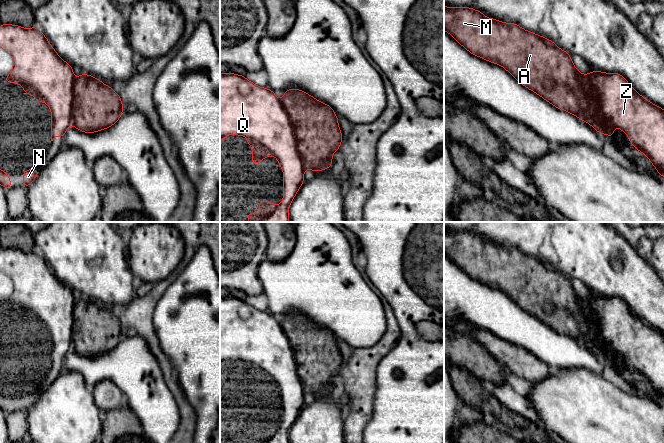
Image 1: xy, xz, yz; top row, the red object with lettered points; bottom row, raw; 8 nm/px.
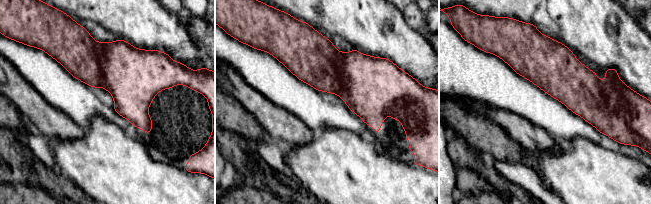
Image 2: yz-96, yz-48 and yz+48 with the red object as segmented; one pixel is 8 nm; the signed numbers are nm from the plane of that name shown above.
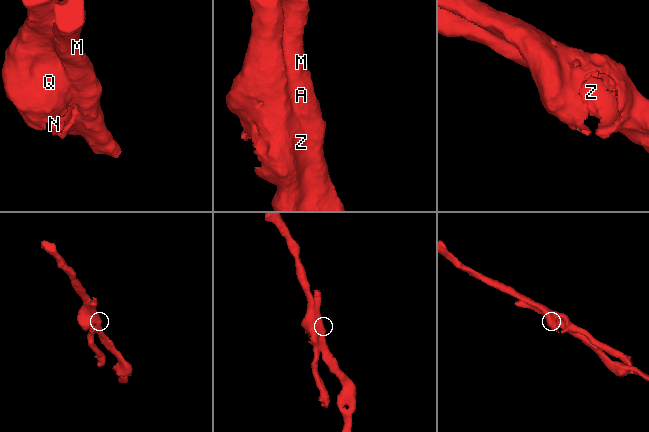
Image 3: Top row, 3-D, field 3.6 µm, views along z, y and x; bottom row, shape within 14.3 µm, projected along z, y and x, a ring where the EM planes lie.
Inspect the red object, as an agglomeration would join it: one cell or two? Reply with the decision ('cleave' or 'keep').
cleave

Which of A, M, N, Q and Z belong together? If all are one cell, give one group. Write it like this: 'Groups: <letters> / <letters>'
Groups: A M / N Q Z

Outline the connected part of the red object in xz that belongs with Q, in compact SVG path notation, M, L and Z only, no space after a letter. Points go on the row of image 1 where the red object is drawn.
M220 73L220 142L225 142L225 135L239 135L246 136L247 143L252 147L252 165L256 165L261 162L263 158L270 157L274 155L275 158L279 161L279 166L283 169L283 201L278 205L274 205L270 201L259 201L259 212L258 213L248 213L247 221L248 222L289 222L289 206L294 199L295 195L299 191L299 188L304 183L304 167L302 158L298 152L297 139L295 137L293 125L289 119L287 112L285 111L282 100L278 99L273 91L268 88L263 88L255 85L251 81L247 80L243 75L237 75L234 73L223 74Z

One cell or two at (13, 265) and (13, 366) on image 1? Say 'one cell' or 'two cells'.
one cell

